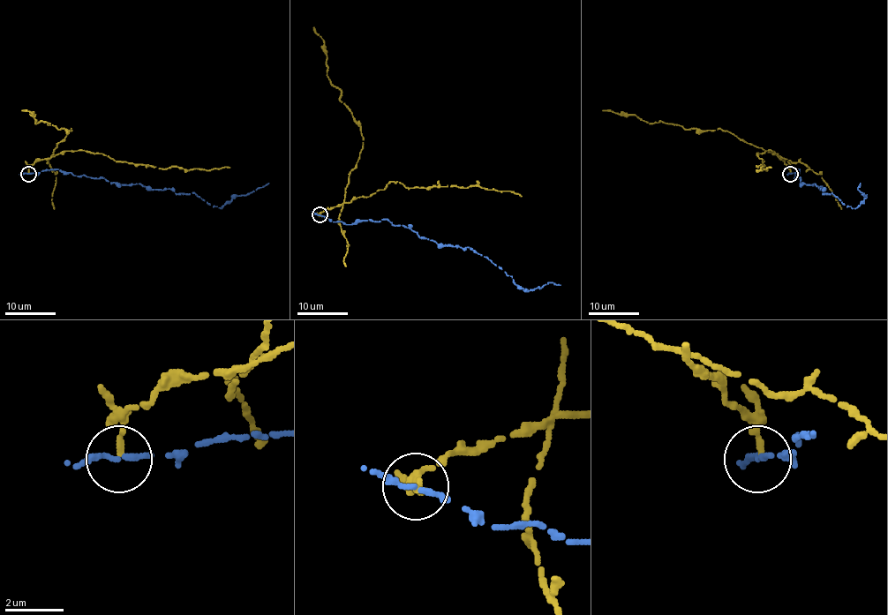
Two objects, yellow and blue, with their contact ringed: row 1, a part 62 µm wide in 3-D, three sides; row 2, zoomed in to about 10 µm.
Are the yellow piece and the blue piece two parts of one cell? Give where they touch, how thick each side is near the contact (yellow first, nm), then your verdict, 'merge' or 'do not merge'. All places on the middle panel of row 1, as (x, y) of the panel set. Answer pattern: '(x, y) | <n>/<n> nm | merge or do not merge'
(319, 214) | 200/260 nm | do not merge

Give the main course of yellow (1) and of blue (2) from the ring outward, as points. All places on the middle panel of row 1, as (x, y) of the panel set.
1: (320, 216), (344, 202), (349, 174), (363, 145), (360, 126), (327, 74), (327, 50), (313, 27)
2: (320, 214), (347, 225), (388, 220), (444, 246), (470, 247), (524, 290), (547, 282), (560, 285)

